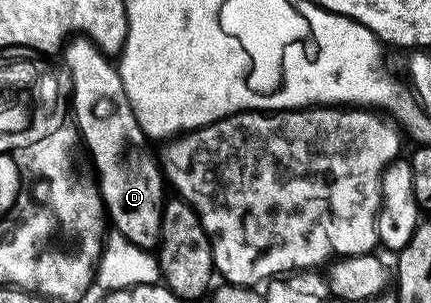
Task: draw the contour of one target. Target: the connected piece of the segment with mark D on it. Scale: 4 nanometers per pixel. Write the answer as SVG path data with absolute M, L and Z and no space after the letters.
M81 35L66 42L65 53L66 65L70 68L70 81L74 84L74 109L72 105L74 124L78 127L81 144L84 149L86 145L91 159L94 160L94 169L98 172L96 184L102 195L102 204L106 206L109 224L120 235L124 235L124 239L136 243L136 247L153 250L159 244L162 235L164 174L155 158L153 161L148 154L134 149L144 141L144 134L136 123L136 115L132 115L132 107L128 103L128 95L124 91L118 66L107 54L101 53L88 37Z

